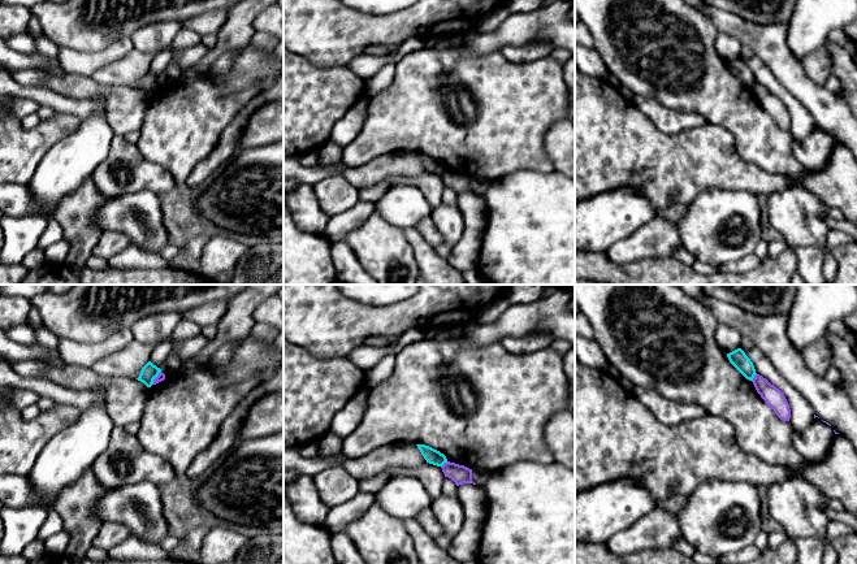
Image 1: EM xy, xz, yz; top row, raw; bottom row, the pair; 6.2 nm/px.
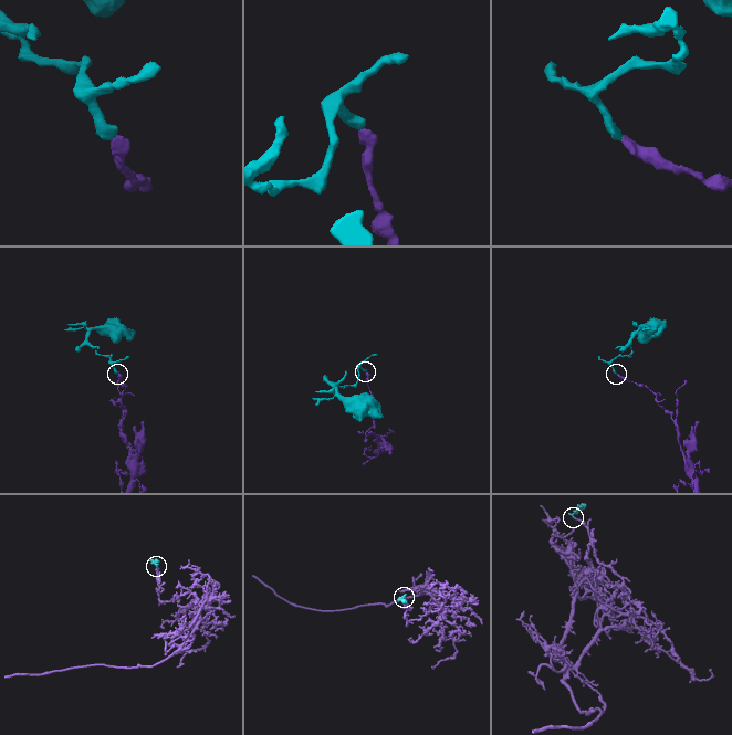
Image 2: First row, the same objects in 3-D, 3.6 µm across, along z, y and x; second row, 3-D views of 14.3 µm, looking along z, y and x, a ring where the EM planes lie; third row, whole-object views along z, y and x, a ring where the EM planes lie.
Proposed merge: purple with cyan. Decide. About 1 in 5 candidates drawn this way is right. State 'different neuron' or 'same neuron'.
different neuron

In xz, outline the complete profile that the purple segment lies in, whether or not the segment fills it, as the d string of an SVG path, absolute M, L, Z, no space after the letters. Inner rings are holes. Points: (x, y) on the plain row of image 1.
M447 170L441 177L442 177L445 186L451 187L456 195L463 194L463 192L476 194L472 190L472 178L464 174Z

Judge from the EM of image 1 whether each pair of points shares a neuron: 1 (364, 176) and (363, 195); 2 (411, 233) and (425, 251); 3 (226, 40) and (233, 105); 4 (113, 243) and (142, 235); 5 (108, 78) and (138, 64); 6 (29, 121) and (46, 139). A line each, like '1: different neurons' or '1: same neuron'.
1: different neurons
2: same neuron
3: different neurons
4: different neurons
5: same neuron
6: different neurons

